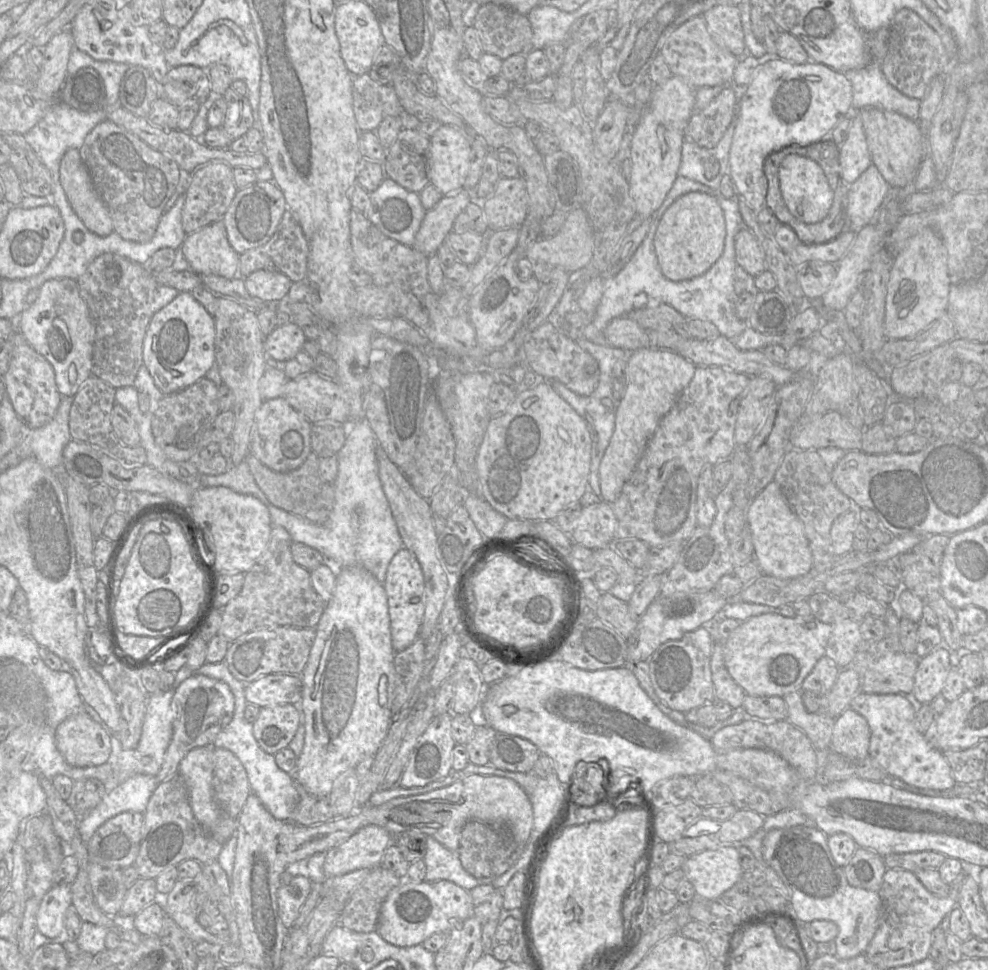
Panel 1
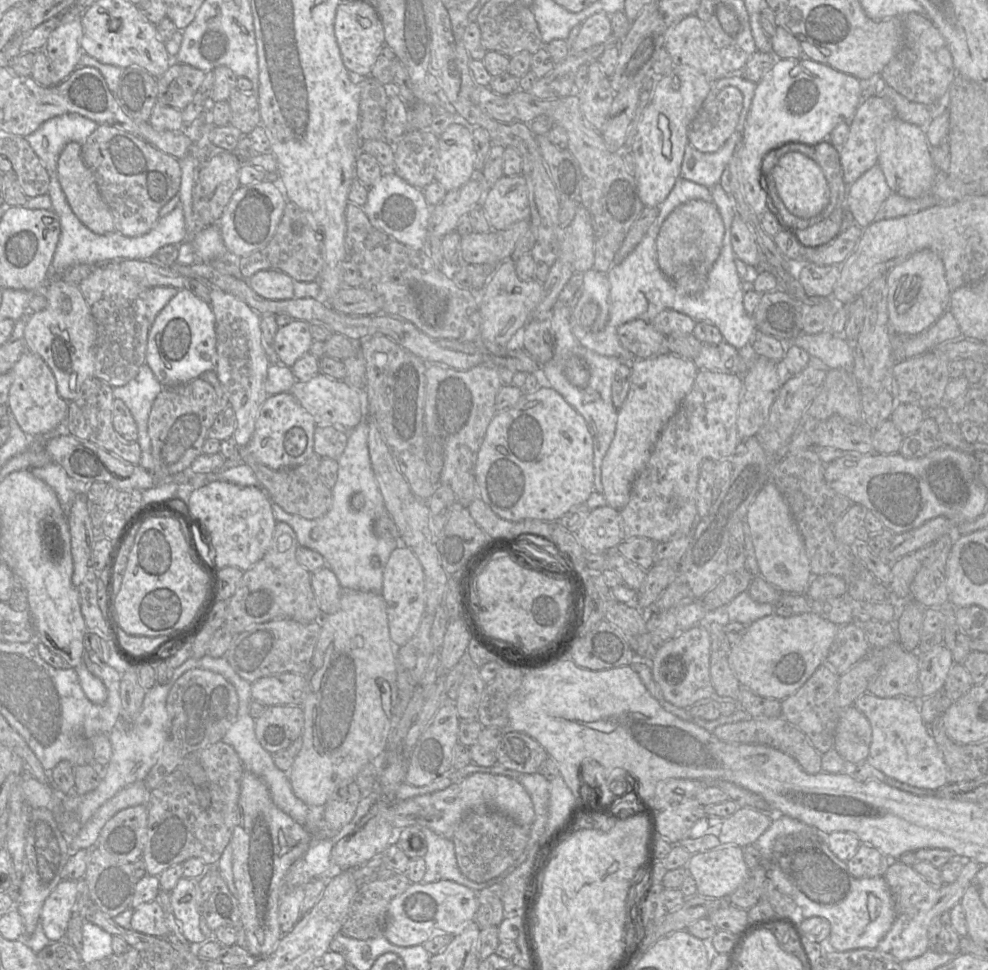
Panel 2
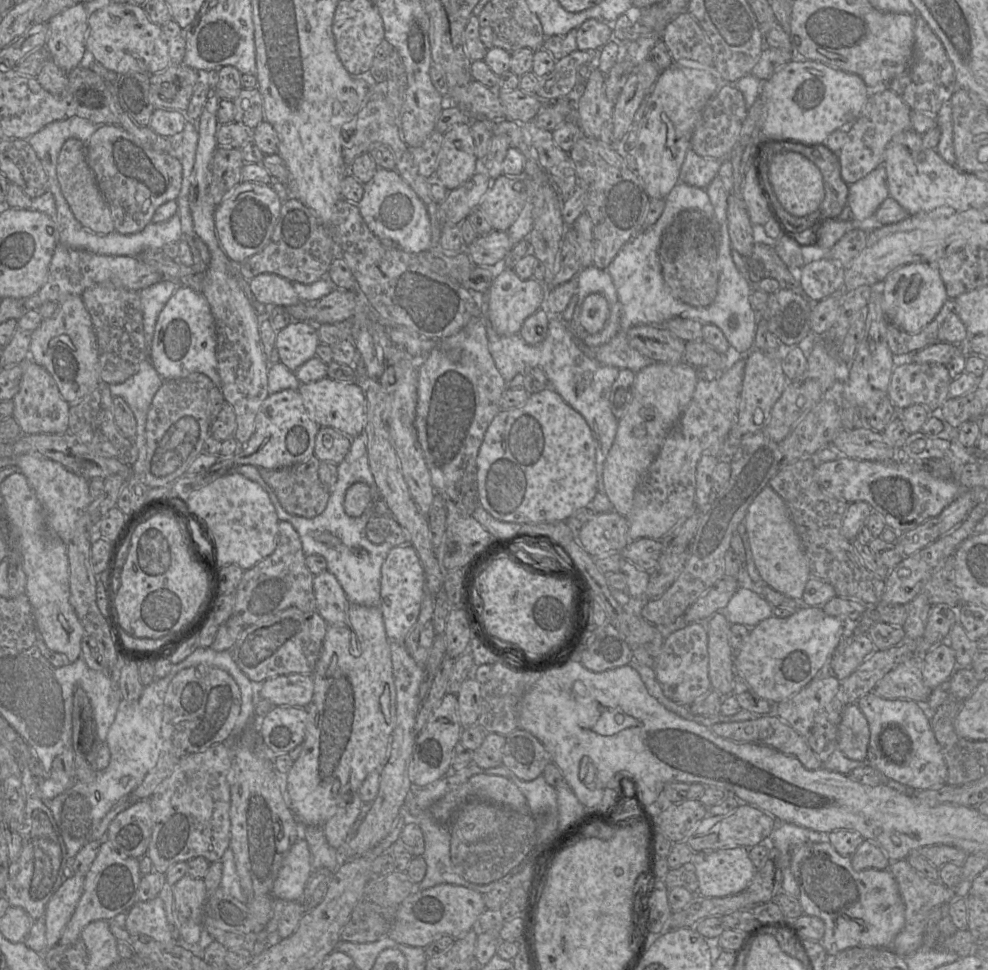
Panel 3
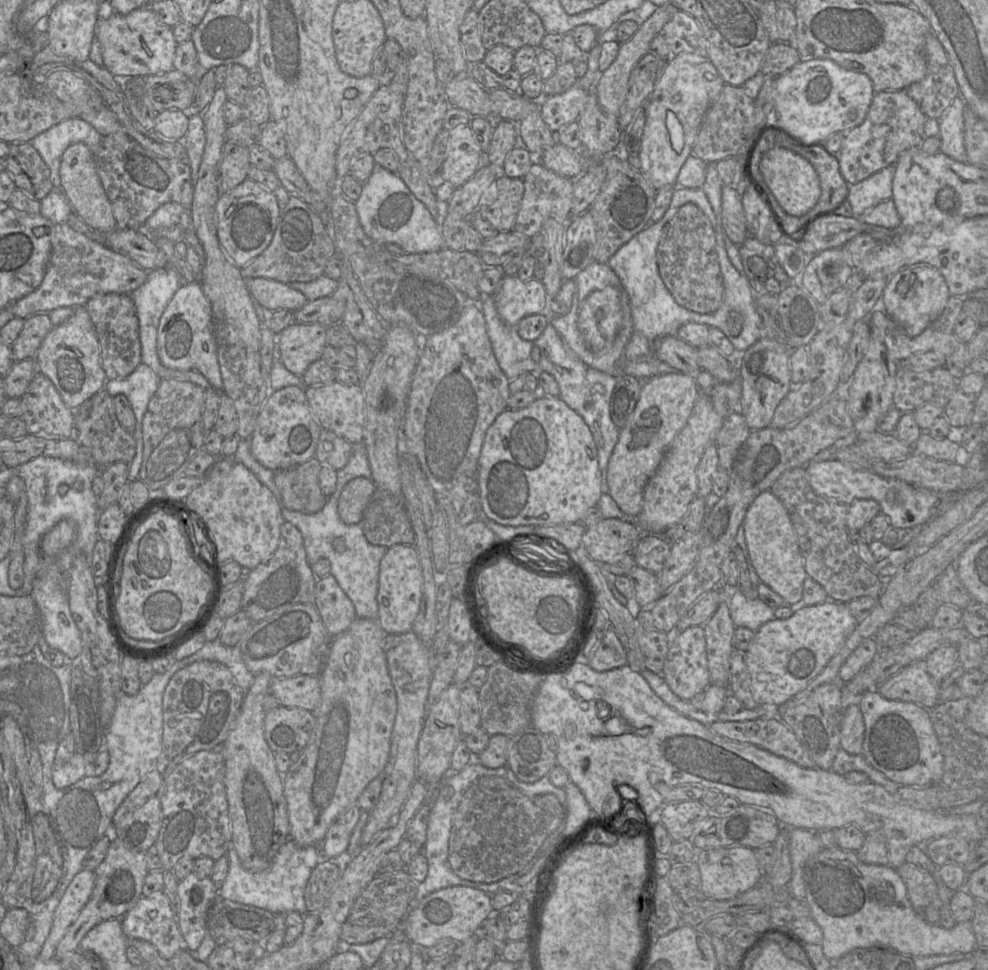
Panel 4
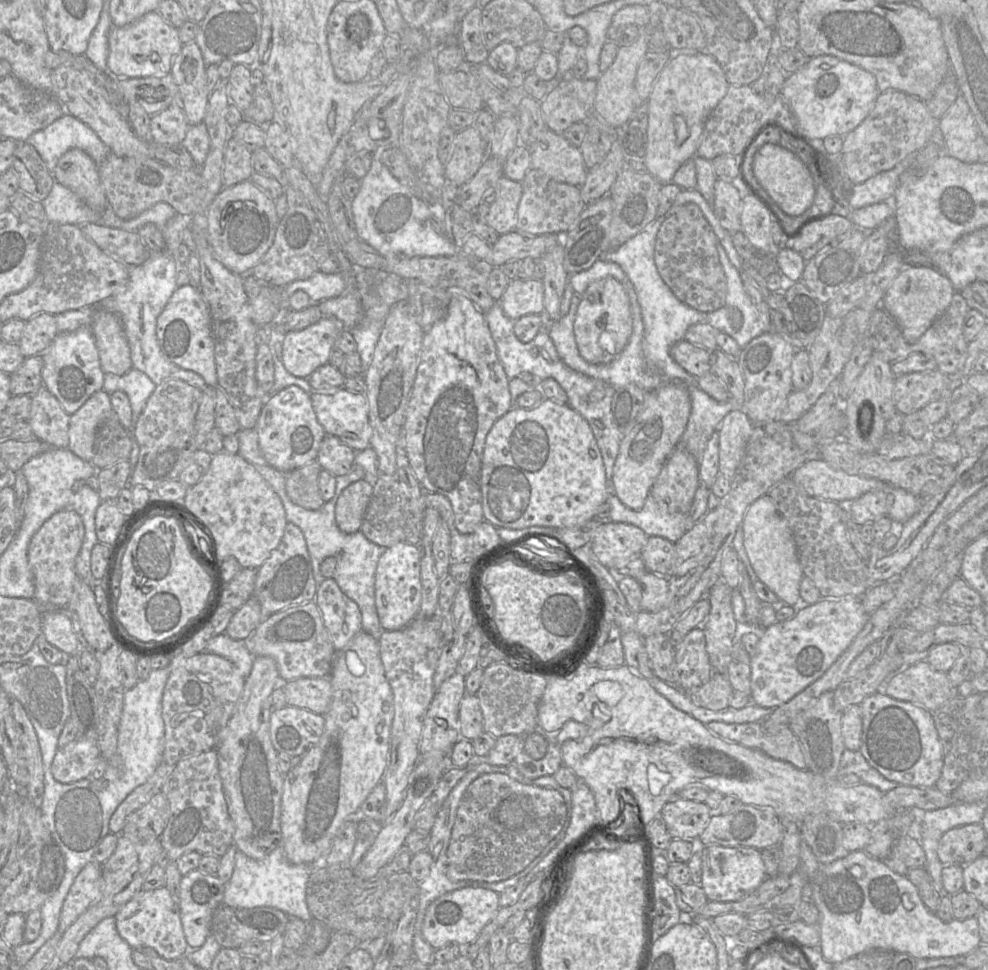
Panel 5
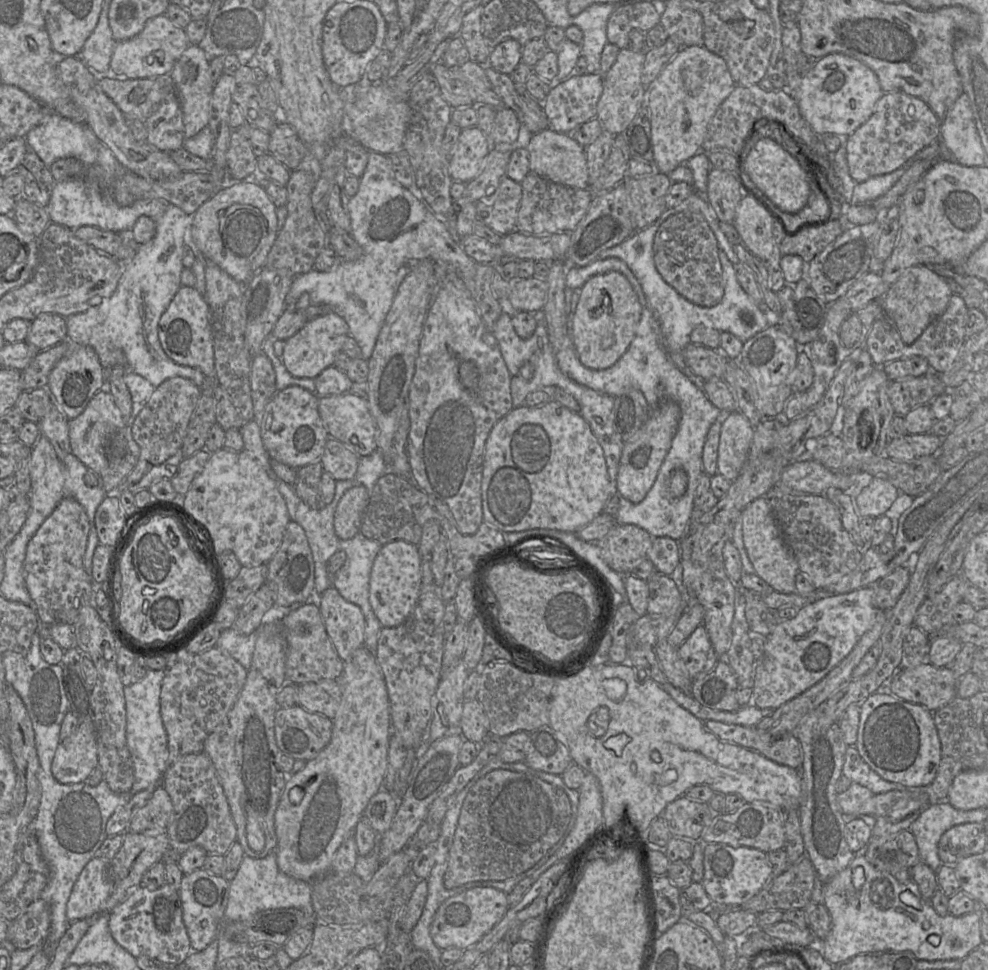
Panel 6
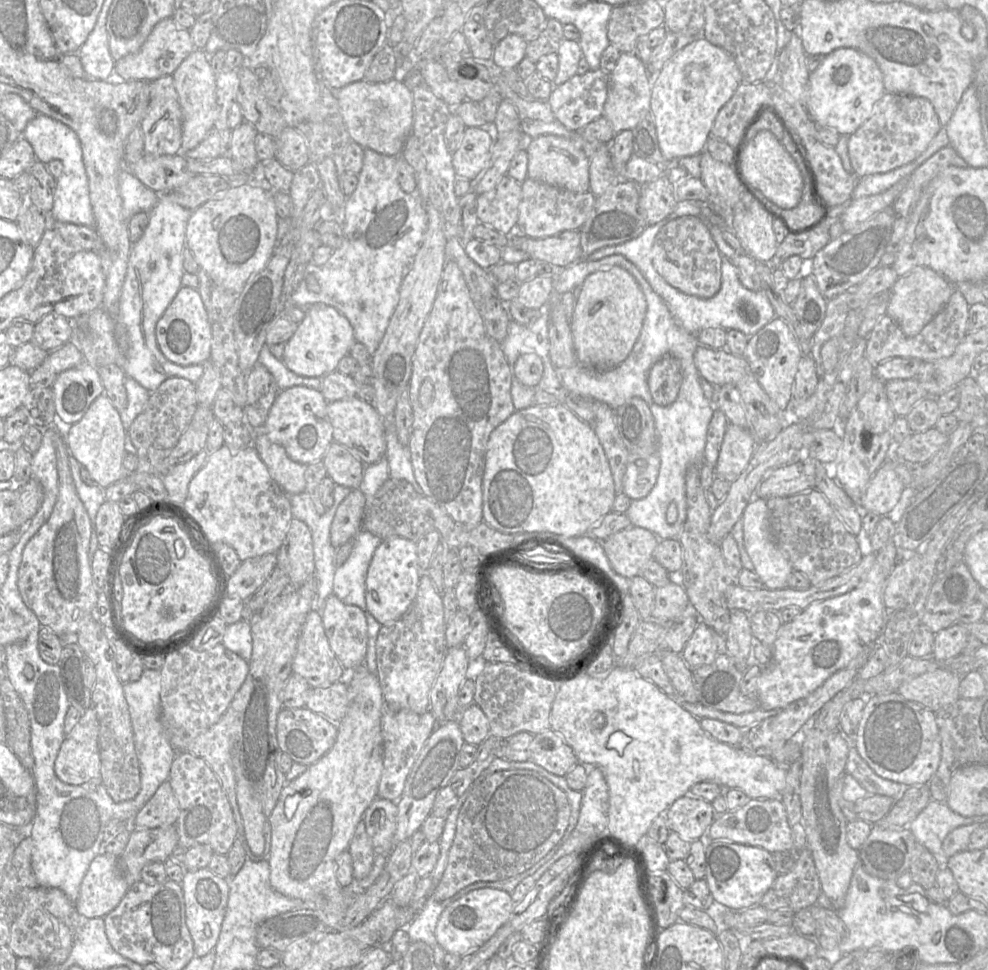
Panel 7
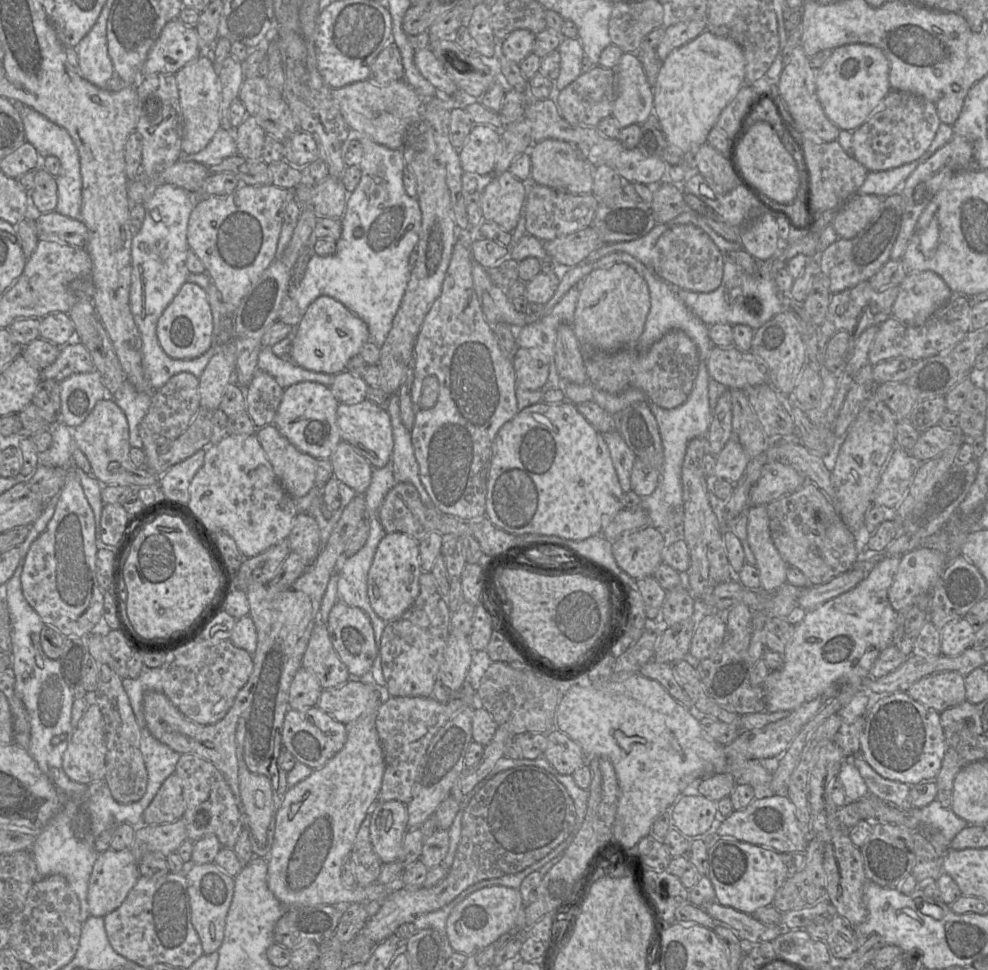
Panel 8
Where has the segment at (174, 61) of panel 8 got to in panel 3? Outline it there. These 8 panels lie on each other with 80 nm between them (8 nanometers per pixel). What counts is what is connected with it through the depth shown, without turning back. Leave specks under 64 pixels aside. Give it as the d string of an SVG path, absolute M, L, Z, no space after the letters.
M111 1L107 6L90 12L88 29L86 49L89 57L118 75L129 72L153 75L172 64L161 26L149 20L141 5Z

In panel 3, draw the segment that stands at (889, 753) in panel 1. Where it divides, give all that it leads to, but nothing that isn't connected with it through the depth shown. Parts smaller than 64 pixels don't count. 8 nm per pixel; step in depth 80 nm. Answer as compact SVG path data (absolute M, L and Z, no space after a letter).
M874 692L863 695L857 701L857 705L866 717L869 726L867 764L883 773L886 777L913 790L937 788L946 783L947 766L931 728L930 714L926 714L921 710L913 700L887 700L877 696Z

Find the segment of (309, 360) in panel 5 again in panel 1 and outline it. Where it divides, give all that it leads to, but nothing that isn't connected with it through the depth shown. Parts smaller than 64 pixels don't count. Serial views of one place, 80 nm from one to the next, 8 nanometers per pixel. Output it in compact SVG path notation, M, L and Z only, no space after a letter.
M288 323L277 326L264 338L264 350L268 358L277 363L285 363L294 358L302 350L306 337L299 326Z

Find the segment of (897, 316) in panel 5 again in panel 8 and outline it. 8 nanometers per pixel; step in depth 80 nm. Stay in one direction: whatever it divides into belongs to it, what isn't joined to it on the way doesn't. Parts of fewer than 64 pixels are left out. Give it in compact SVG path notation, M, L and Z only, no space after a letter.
M932 271L907 274L898 289L891 315L912 327L924 324L952 295L945 281Z

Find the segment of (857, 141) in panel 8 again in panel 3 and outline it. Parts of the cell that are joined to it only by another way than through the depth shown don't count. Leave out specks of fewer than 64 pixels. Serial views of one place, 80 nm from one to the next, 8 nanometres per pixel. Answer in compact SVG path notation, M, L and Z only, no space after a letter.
M887 87L869 94L857 120L845 129L846 141L838 153L843 181L853 184L883 165L888 143L895 135L910 129L911 109L895 92Z

